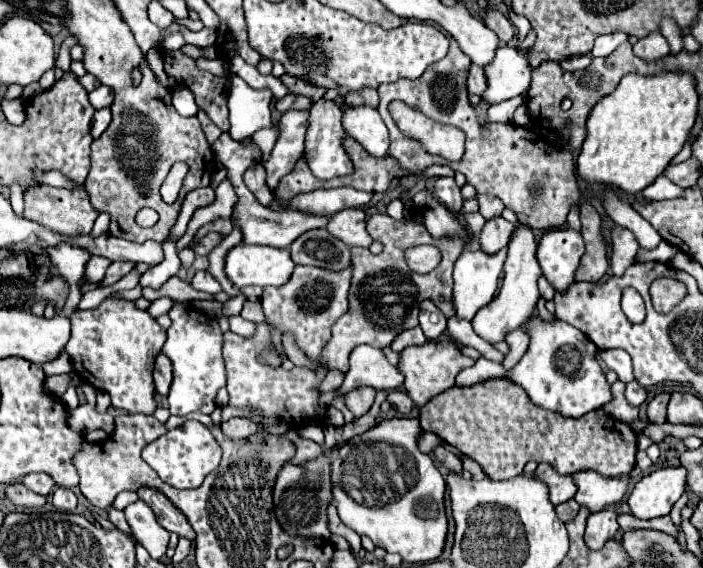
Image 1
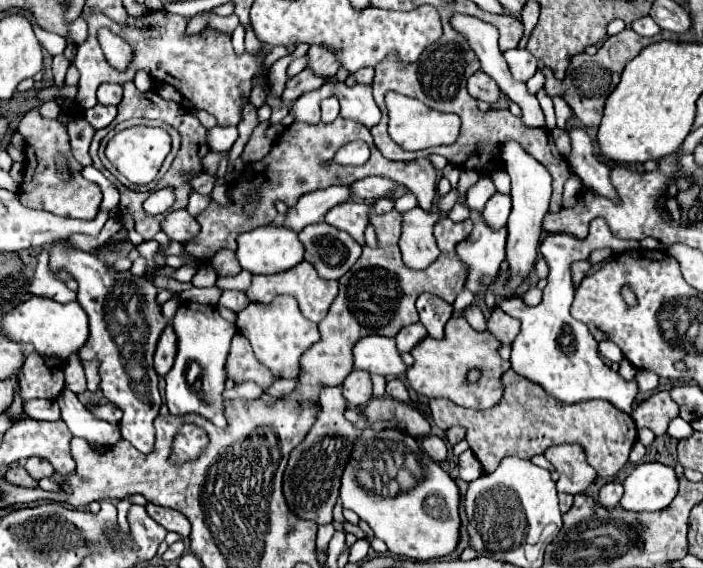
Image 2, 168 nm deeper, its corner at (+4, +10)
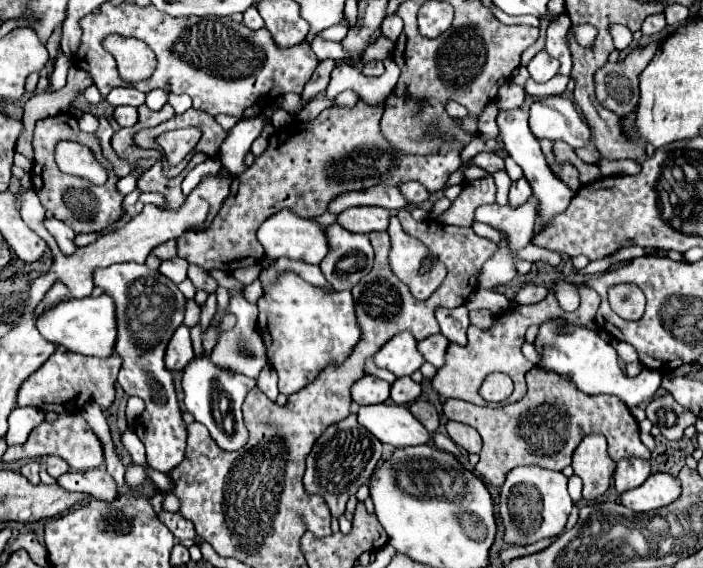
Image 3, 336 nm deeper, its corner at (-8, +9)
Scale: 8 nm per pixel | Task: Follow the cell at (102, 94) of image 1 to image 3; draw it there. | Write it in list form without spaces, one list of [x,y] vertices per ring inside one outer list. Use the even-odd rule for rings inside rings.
[[[117,87],[107,95],[107,101],[117,107],[117,105],[133,105],[139,107],[145,103],[145,95],[137,91],[135,87]]]

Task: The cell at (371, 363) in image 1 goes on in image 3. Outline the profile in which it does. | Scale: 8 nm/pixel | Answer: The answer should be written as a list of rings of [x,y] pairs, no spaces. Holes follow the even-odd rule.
[[[403,331],[399,335],[395,335],[393,339],[389,339],[389,343],[385,343],[381,347],[381,351],[377,351],[377,355],[373,355],[373,361],[377,367],[389,369],[397,377],[411,375],[425,363],[423,355],[417,351],[415,343],[417,343],[415,337],[409,331]]]

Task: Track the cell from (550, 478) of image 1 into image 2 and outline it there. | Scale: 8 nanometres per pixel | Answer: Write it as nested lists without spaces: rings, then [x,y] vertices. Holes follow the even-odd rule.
[[[579,444],[551,446],[545,452],[545,458],[561,474],[561,478],[557,482],[559,492],[567,492],[571,496],[583,494],[597,476],[597,472],[589,466],[589,462],[585,458],[585,450]]]

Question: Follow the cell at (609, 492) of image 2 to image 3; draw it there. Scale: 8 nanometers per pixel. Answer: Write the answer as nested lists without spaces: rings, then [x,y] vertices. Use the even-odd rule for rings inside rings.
[[[627,459],[627,461],[619,461],[613,481],[615,481],[615,489],[617,493],[625,493],[629,489],[639,487],[647,477],[651,475],[651,465],[649,461],[643,459]]]

